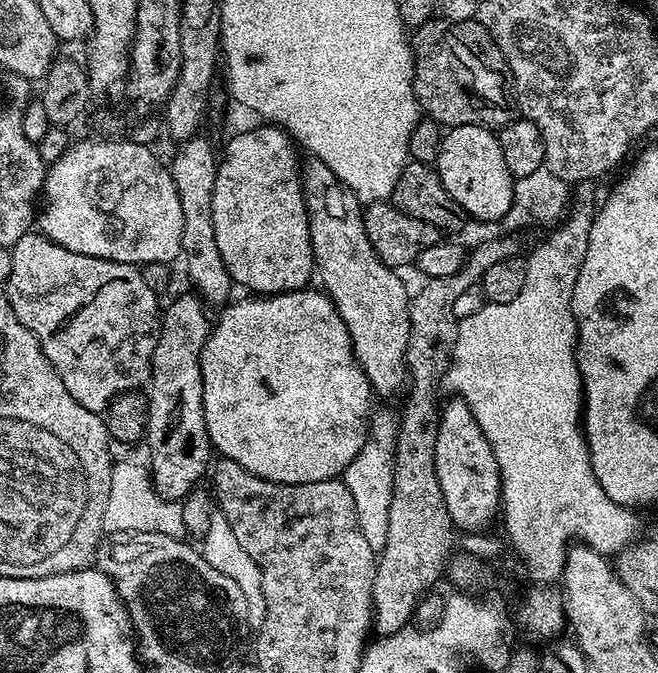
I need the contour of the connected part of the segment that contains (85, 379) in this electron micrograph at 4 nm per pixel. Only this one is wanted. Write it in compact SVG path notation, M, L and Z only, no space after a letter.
M36 230L27 232L24 237L20 238L11 247L11 250L14 263L6 285L10 306L14 310L18 322L22 322L22 326L26 326L26 330L30 330L36 335L42 350L46 354L46 358L50 362L50 366L54 366L58 378L62 378L62 386L66 386L66 390L70 394L70 398L74 398L74 402L86 406L86 410L104 414L107 413L108 405L116 397L123 396L126 392L143 389L151 381L152 355L154 354L156 333L158 331L158 308L156 312L158 293L146 286L140 272L141 269L137 265L114 262L106 258L94 258L90 254L74 254L74 250L66 250L66 246L58 246L54 241Z

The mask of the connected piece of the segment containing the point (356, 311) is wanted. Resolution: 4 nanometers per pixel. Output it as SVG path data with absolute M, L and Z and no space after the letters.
M315 158L305 159L300 169L300 185L304 191L304 201L308 211L308 229L315 275L318 280L320 276L321 282L324 283L323 291L332 299L332 305L338 310L342 322L346 322L346 330L350 334L356 360L360 364L360 369L366 374L373 393L377 397L392 396L406 384L404 355L410 338L408 321L410 288L408 292L403 278L400 277L403 275L397 269L387 268L376 257L374 246L370 246L370 238L366 234L361 200L341 182L338 174L334 174L334 170L330 170L330 166L326 166L326 162Z

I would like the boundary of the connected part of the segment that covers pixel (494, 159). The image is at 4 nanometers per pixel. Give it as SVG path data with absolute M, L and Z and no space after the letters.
M467 124L449 131L447 136L440 140L438 159L442 186L450 190L450 198L454 198L454 202L458 202L458 206L462 206L462 210L470 214L471 219L473 216L476 220L503 221L512 205L514 177L504 166L497 133Z

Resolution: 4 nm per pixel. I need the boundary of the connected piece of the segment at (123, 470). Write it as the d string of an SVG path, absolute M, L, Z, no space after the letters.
M117 463L113 467L110 474L110 498L106 498L106 510L102 514L104 532L153 532L183 537L182 503L162 498L152 484L151 471L143 463L140 464Z

